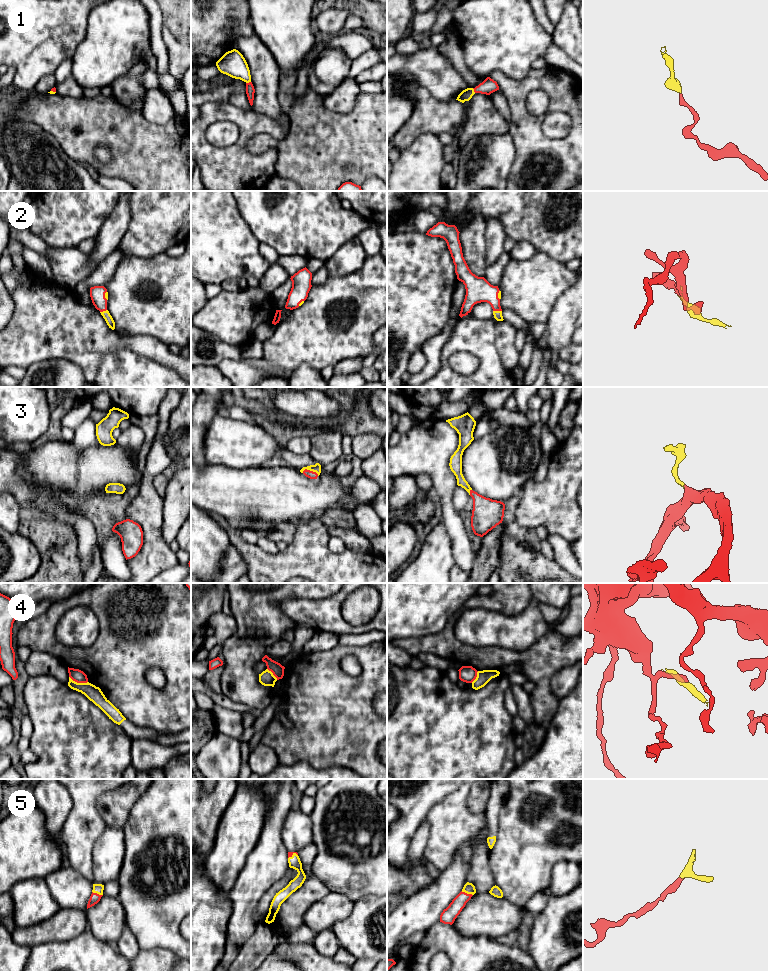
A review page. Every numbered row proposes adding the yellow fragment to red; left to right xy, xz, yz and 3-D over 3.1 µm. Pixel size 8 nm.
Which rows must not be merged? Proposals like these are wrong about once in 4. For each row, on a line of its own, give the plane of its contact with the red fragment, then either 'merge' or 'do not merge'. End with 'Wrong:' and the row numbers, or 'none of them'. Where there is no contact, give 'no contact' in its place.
1: meets red in xz; merge
2: meets red in yz; merge
3: meets red in xz; merge
4: meets red in xy; do not merge
5: meets red in yz; merge
Wrong: 4

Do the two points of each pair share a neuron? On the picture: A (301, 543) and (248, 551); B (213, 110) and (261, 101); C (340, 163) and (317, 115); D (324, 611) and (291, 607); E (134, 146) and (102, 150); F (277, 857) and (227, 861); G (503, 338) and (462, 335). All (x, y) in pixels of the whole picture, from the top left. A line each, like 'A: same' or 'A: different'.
A: same
B: different
C: same
D: same
E: different
F: different
G: different

